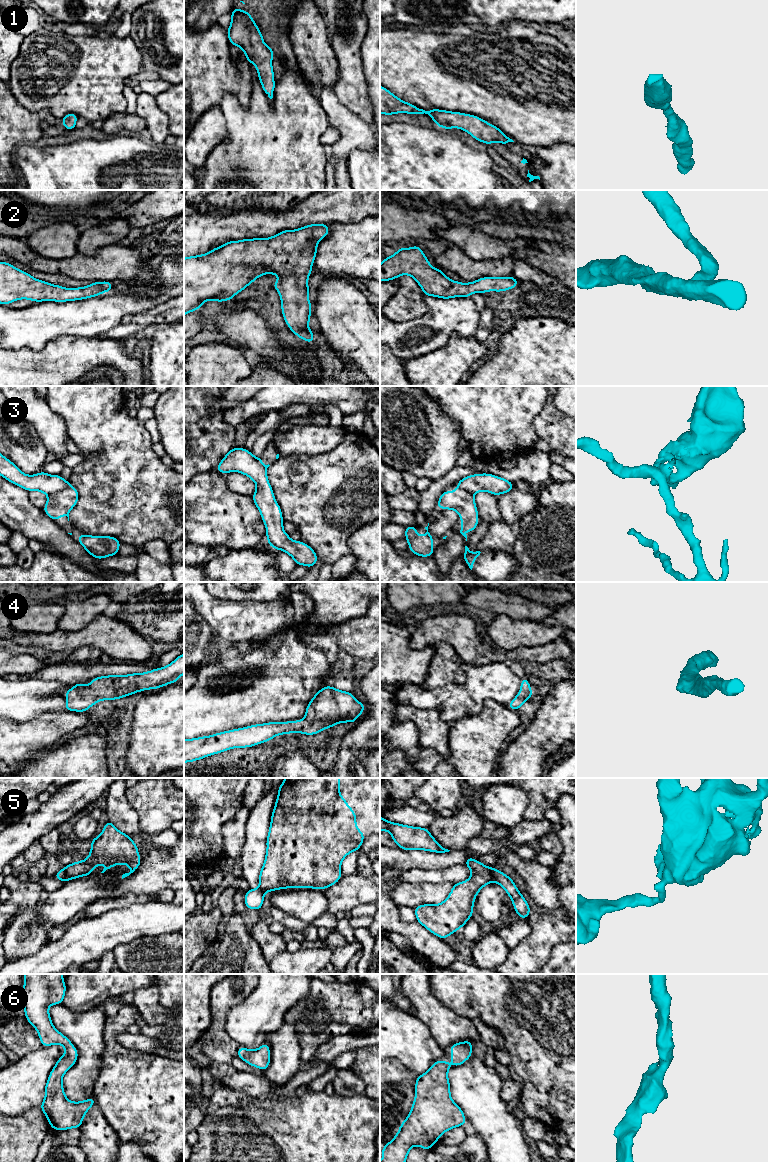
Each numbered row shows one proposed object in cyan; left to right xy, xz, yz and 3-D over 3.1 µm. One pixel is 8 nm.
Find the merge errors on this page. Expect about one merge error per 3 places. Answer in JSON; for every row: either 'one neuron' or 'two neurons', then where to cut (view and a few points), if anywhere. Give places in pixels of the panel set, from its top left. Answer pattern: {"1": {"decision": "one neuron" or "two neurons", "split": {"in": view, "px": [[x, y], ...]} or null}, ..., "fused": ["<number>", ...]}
{"1": {"decision": "one neuron", "split": null}, "2": {"decision": "one neuron", "split": null}, "3": {"decision": "two neurons", "split": {"in": "xy", "px": [[69, 484], [61, 490], [48, 495]]}}, "4": {"decision": "one neuron", "split": null}, "5": {"decision": "two neurons", "split": {"in": "xy", "px": [[64, 868], [65, 878], [62, 881]]}}, "6": {"decision": "one neuron", "split": null}, "fused": ["3", "5"]}

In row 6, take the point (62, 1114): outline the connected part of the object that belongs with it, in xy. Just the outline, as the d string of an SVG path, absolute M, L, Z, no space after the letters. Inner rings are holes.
M24 974L21 1002L27 1021L37 1030L43 1047L59 1044L66 1049L45 1084L45 1098L40 1109L50 1127L62 1131L80 1128L85 1114L96 1100L72 1102L65 1096L62 1078L74 1066L79 1053L72 1042L53 1025L48 1007L63 1004L66 985L62 974Z

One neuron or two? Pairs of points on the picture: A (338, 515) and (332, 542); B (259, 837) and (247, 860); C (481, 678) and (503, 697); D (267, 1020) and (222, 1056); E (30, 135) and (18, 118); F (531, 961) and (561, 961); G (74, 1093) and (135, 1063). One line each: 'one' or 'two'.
A: one
B: one
C: one
D: two
E: one
F: two
G: two

